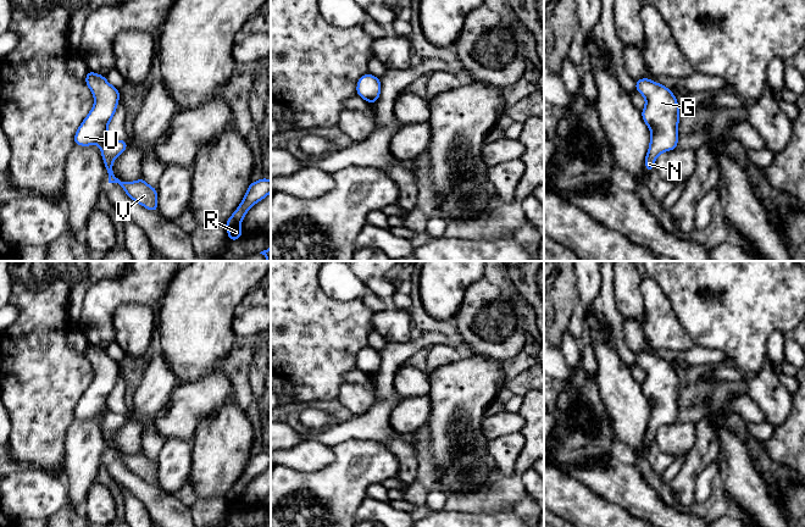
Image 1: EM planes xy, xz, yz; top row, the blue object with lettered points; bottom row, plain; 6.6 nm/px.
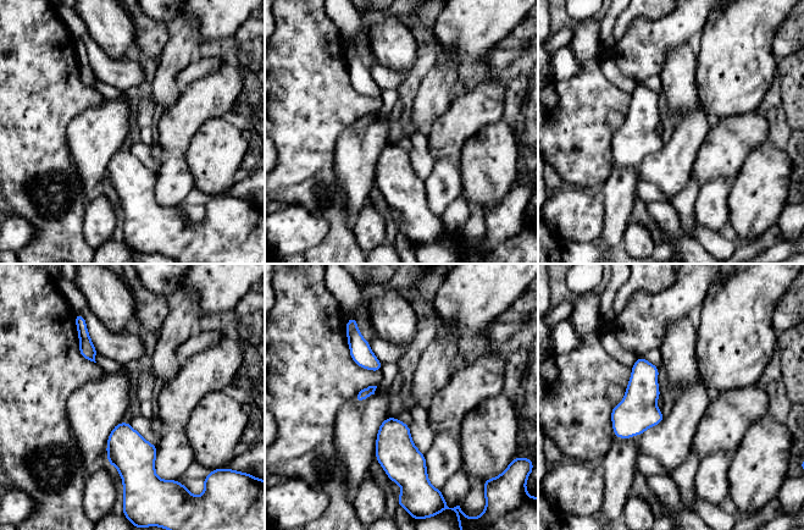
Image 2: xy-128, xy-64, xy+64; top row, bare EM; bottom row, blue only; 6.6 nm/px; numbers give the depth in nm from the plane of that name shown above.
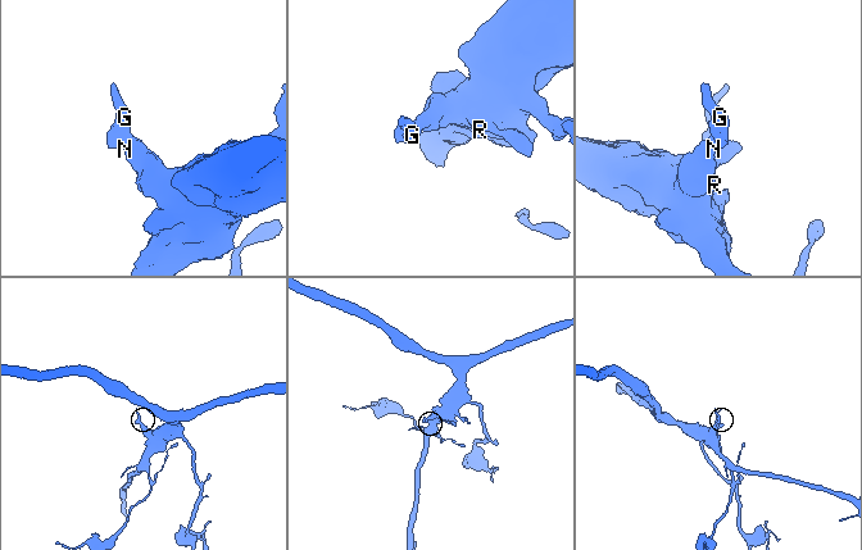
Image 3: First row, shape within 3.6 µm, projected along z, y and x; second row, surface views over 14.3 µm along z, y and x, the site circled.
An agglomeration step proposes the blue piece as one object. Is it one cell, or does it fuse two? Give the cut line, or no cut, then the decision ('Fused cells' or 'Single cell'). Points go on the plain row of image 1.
No split. Single cell

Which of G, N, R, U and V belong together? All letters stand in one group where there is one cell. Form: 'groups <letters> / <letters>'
groups G N R U V

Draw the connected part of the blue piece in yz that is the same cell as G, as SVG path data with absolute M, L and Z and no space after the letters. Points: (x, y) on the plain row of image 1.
M649 351L637 353L635 364L646 375L642 392L651 405L645 428L645 443L651 445L660 427L677 422L679 378L674 366Z

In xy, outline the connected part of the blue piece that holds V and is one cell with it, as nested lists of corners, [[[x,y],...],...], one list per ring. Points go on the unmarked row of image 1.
[[[93,344],[87,345],[84,356],[94,368],[94,379],[78,400],[73,416],[80,420],[98,417],[101,422],[109,456],[118,456],[132,473],[150,484],[159,486],[157,462],[150,460],[143,450],[135,455],[121,455],[113,449],[112,437],[115,432],[128,421],[126,414],[117,414],[107,406],[107,399],[118,378],[120,362],[111,359],[105,349]]]

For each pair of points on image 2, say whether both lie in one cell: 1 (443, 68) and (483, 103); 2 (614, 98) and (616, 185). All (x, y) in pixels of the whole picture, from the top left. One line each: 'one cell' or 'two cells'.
1: two cells
2: two cells

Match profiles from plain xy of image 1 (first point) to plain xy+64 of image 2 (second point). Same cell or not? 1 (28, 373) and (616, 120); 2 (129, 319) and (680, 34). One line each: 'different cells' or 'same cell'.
1: different cells
2: different cells

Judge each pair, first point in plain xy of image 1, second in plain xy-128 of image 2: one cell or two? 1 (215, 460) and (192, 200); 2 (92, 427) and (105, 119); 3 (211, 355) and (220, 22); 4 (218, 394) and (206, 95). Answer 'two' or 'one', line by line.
1: two
2: one
3: one
4: one

